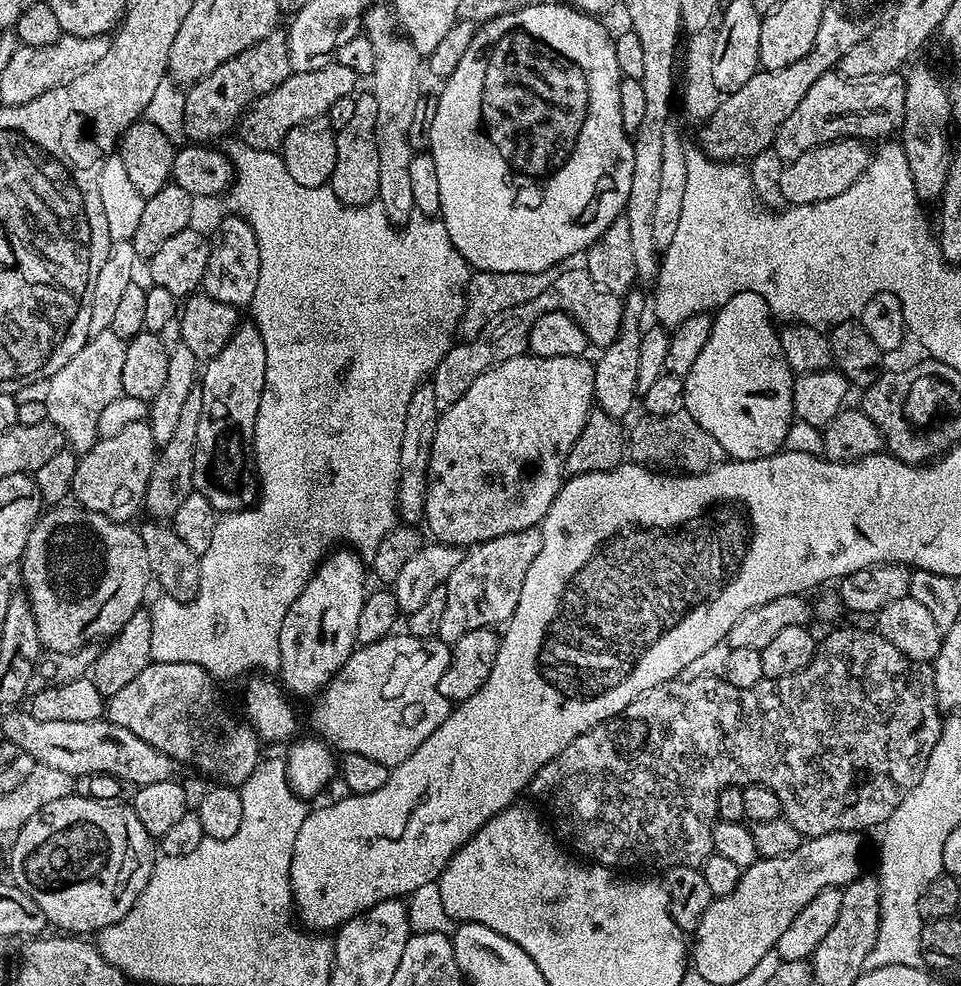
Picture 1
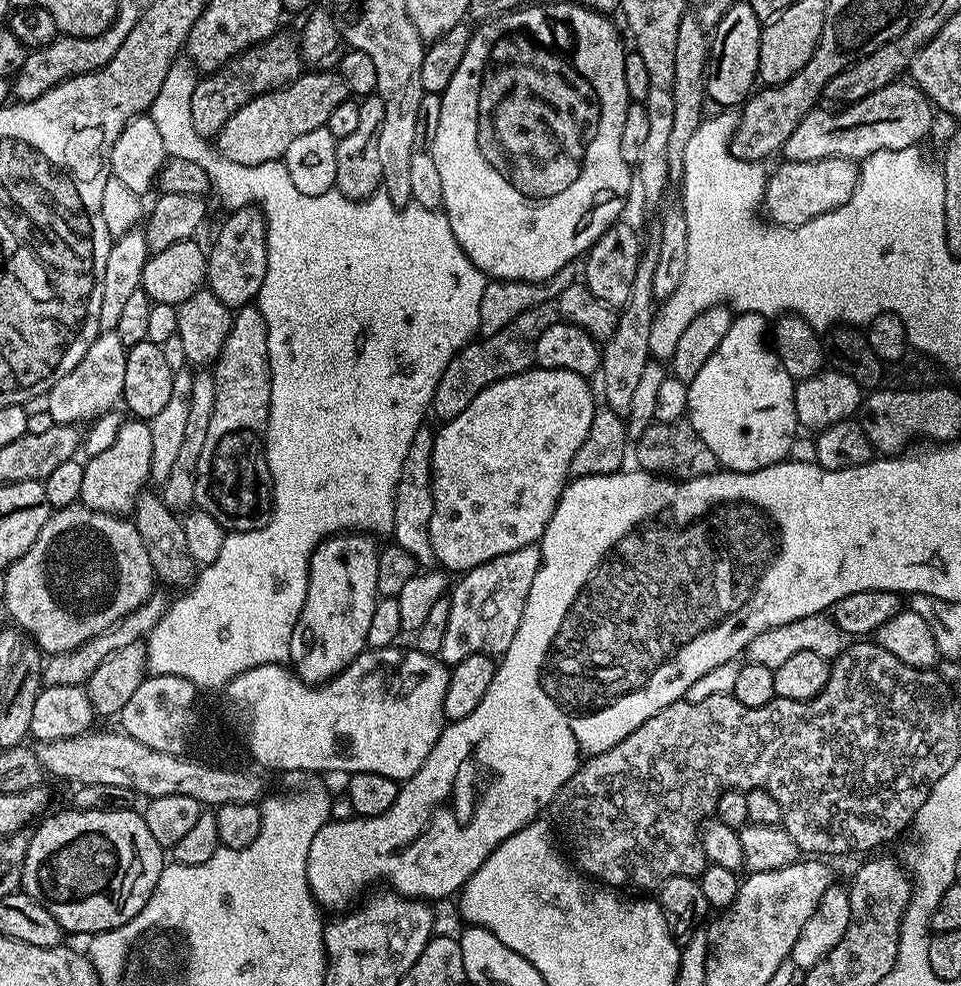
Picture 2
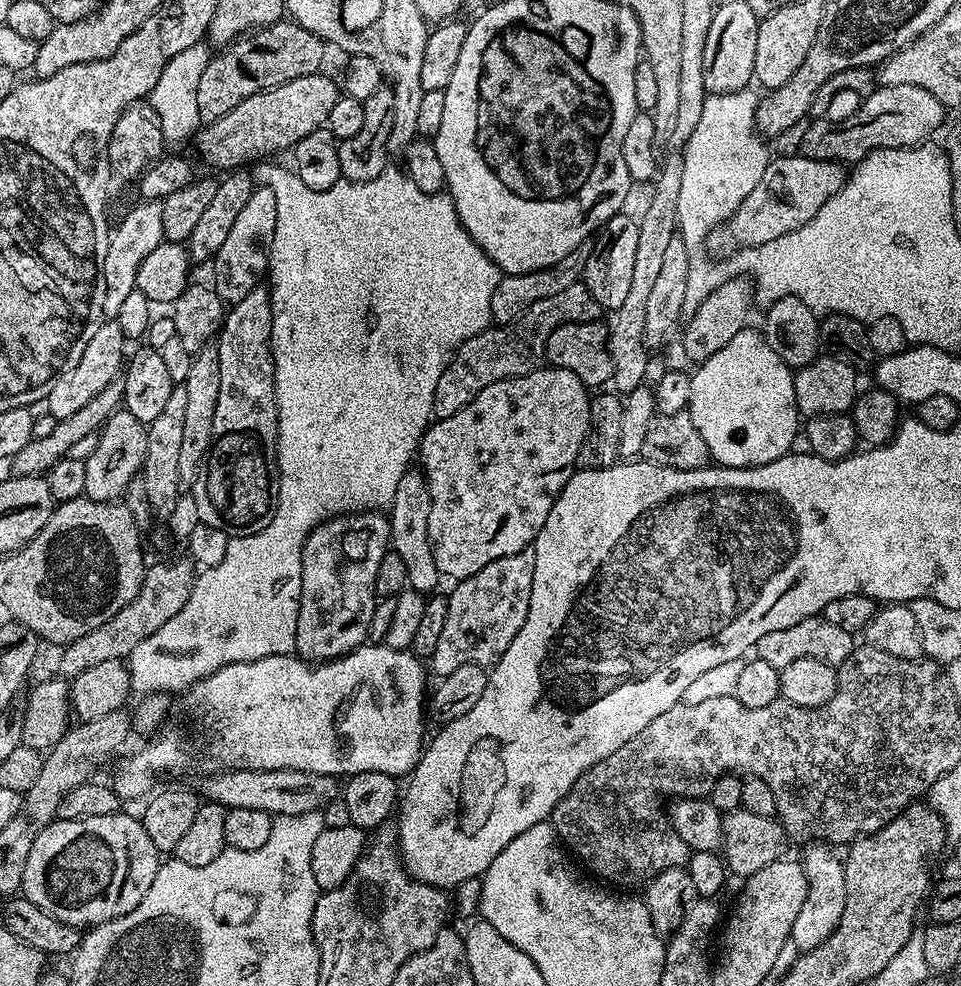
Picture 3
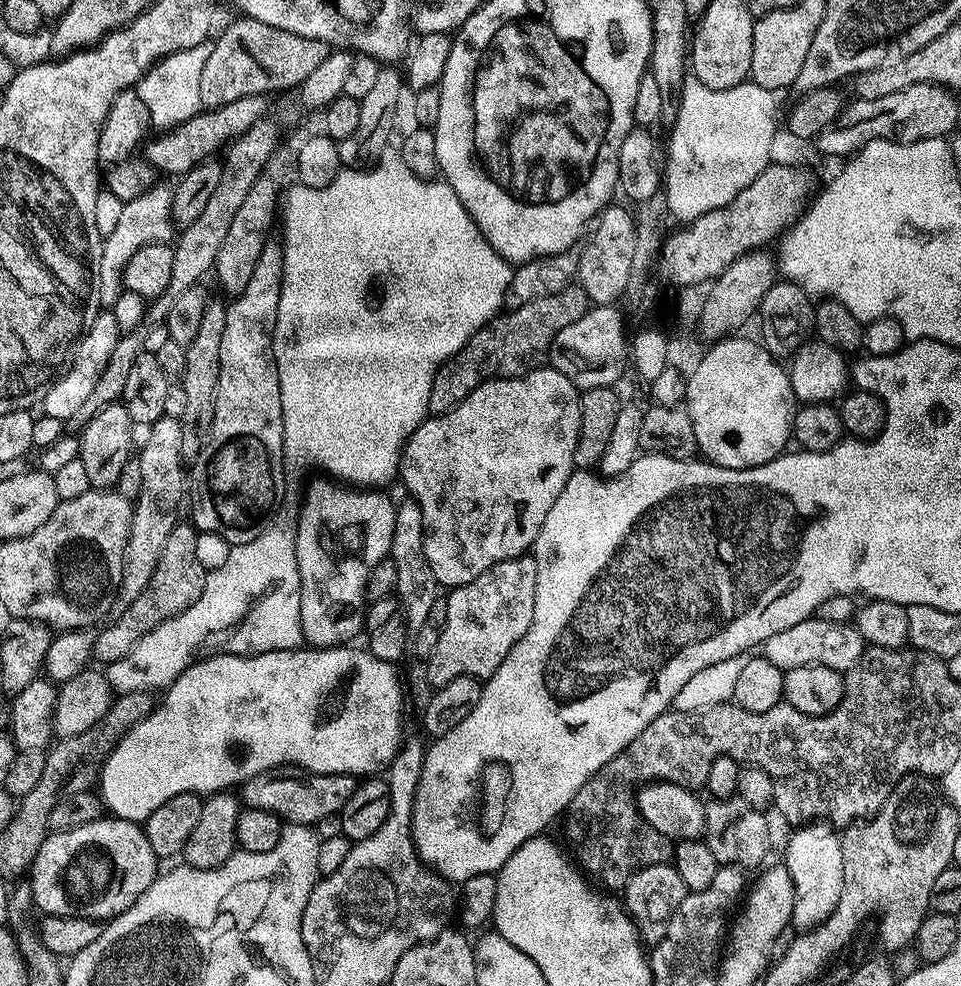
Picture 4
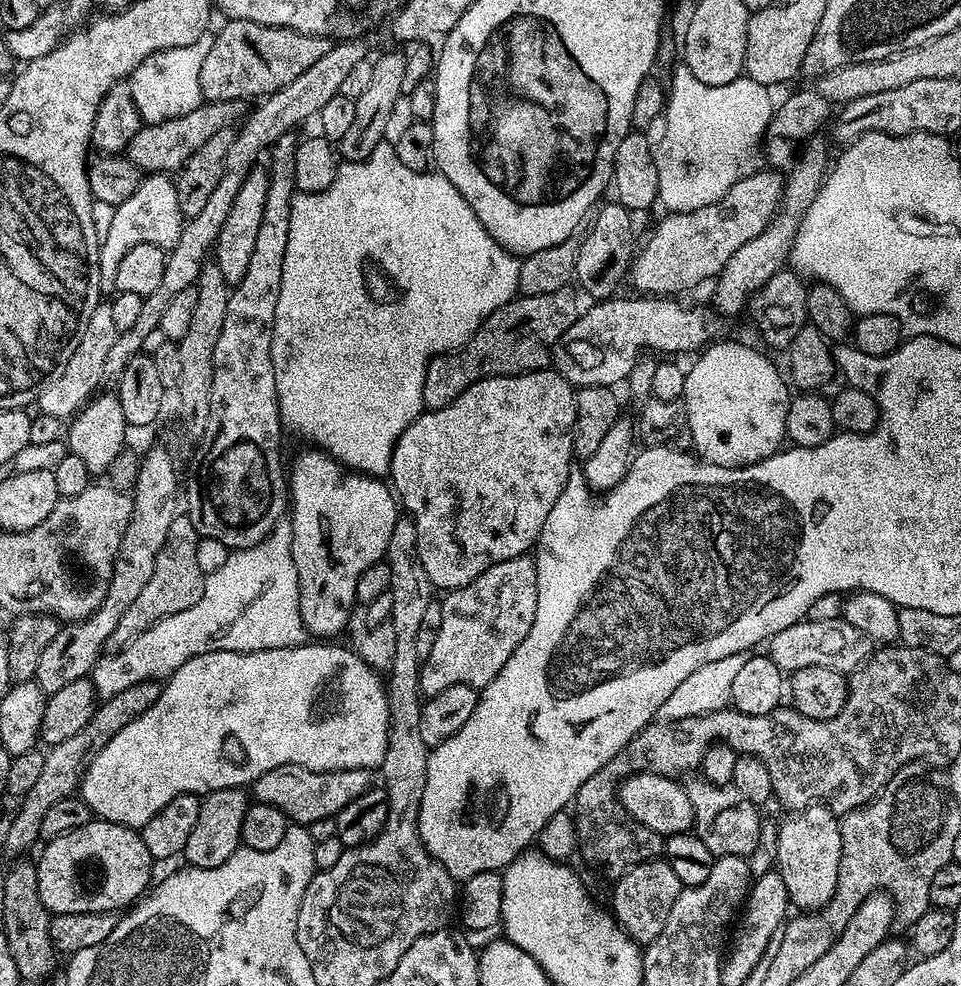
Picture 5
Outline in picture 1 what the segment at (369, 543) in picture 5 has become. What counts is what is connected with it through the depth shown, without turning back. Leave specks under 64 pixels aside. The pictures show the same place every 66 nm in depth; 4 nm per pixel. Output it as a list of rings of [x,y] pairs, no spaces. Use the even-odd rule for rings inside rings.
[[[336,550],[325,556],[284,620],[278,676],[293,697],[323,693],[358,647],[358,622],[370,591],[370,572],[360,559],[356,550]]]

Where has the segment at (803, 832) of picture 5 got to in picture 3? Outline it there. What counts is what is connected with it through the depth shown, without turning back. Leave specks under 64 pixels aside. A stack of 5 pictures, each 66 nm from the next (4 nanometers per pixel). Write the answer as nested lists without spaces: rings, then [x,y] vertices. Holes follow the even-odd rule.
[[[824,842],[813,843],[808,849],[809,852],[802,857],[808,889],[798,916],[792,921],[790,933],[790,944],[796,947],[797,953],[814,950],[826,938],[830,938],[842,918],[842,910],[846,910],[846,882],[841,857],[836,857],[832,853],[835,851]]]

